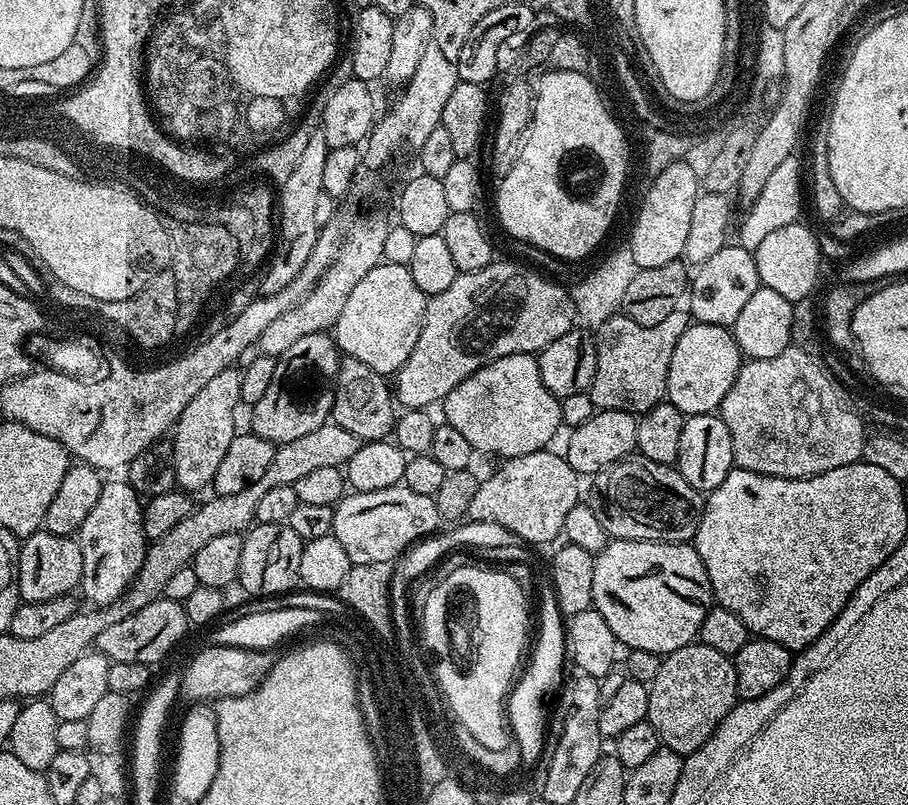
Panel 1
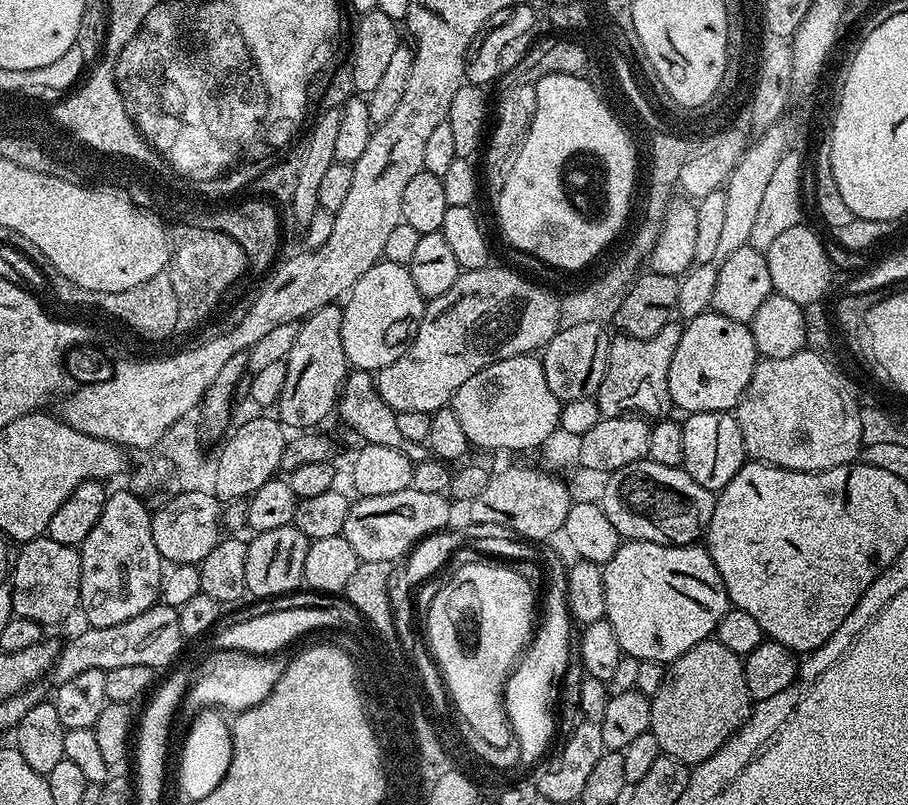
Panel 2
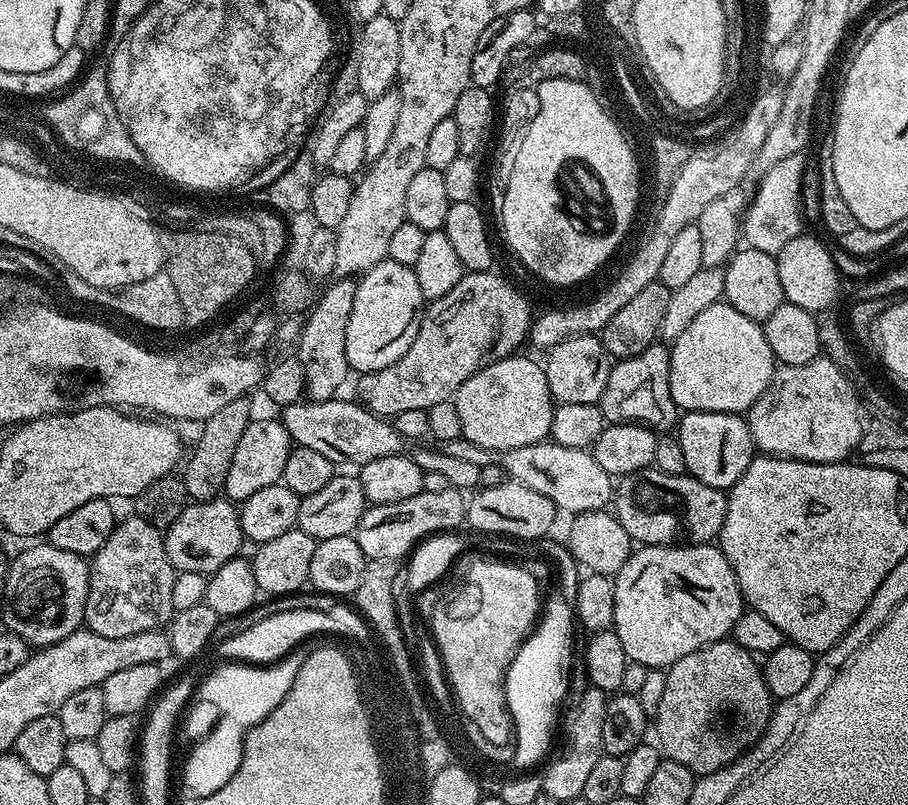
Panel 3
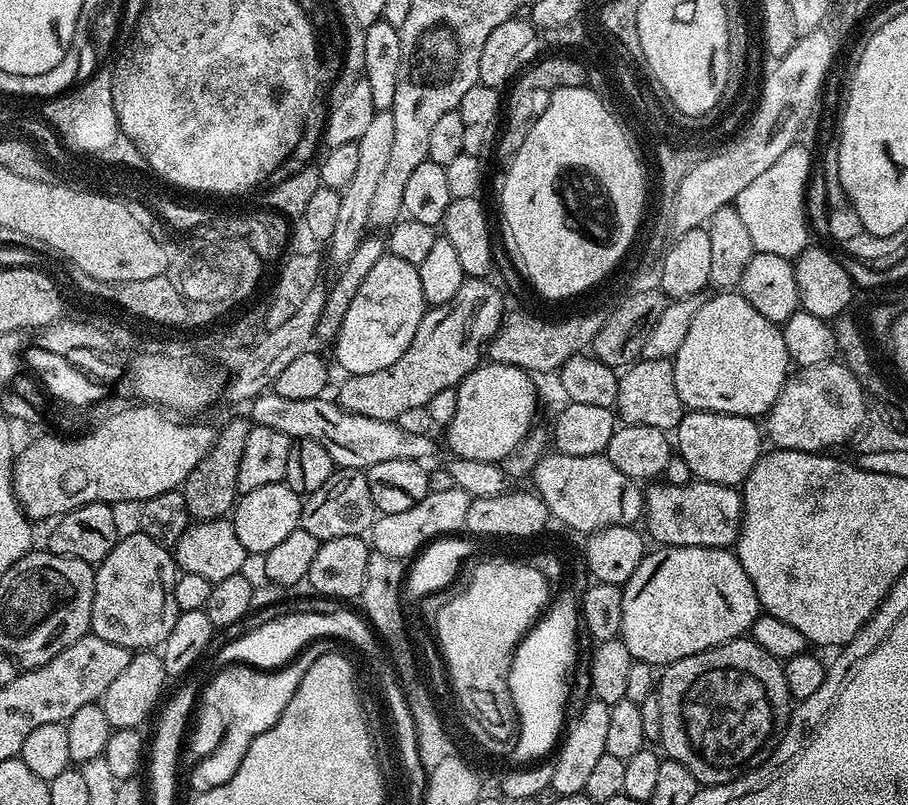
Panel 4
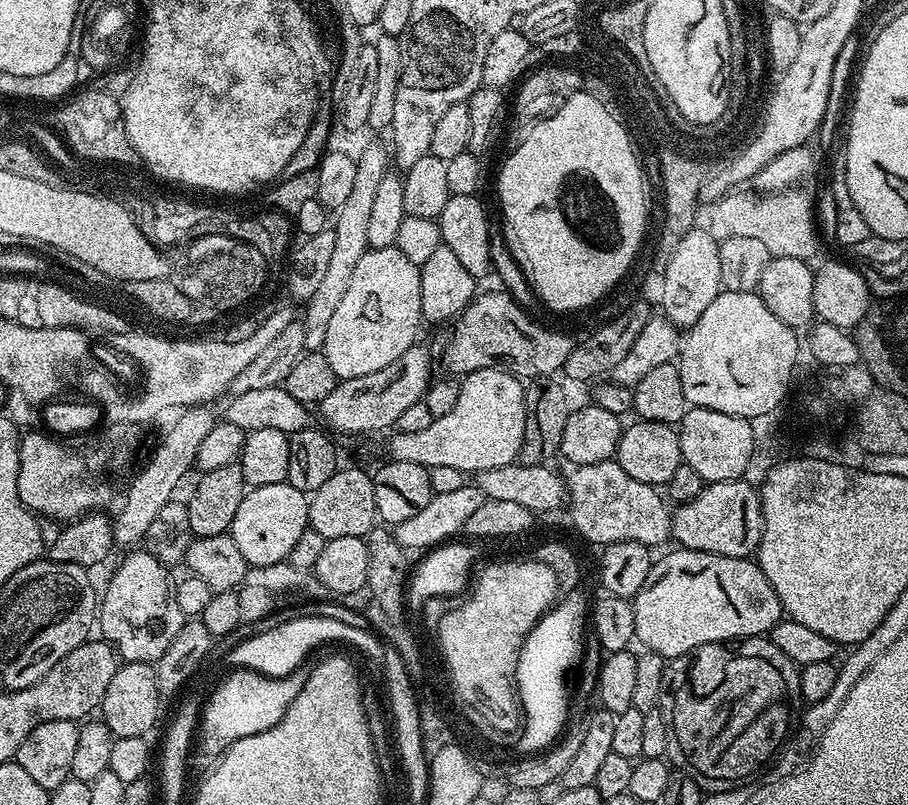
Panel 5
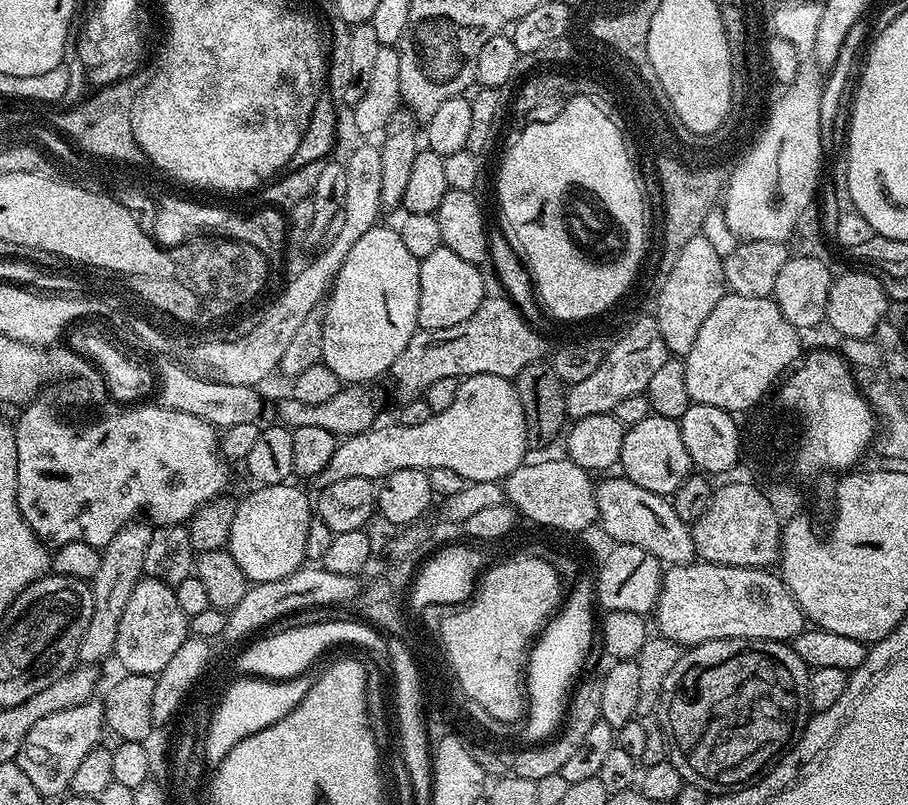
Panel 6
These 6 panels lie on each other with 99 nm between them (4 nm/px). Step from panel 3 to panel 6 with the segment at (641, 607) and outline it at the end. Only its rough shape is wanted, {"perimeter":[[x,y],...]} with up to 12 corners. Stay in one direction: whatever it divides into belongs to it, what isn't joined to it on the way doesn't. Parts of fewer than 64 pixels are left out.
{"perimeter":[[775,571],[661,575],[655,631],[681,646],[791,642],[803,610]]}

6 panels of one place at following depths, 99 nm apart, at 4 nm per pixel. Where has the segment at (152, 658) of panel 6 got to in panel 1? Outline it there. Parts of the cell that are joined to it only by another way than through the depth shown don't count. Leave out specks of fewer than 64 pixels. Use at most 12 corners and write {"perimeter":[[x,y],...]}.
{"perimeter":[[104,480],[78,533],[79,591],[105,608],[132,584],[148,539],[138,492]]}

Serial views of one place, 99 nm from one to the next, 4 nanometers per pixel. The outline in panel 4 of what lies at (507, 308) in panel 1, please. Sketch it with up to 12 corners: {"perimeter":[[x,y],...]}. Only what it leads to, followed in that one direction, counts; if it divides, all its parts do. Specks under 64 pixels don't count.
{"perimeter":[[465,279],[394,366],[345,375],[340,407],[396,421],[481,363],[505,293]]}

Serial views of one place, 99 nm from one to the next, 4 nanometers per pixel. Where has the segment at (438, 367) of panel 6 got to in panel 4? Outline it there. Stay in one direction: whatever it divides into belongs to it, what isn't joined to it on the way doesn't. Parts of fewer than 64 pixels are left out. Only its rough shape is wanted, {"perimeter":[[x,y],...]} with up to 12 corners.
{"perimeter":[[509,311],[486,345],[493,364],[555,373],[605,313],[543,320]]}

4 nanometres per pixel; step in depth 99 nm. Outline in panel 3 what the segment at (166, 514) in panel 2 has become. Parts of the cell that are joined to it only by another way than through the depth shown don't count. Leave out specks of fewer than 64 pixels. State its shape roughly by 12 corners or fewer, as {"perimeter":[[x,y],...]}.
{"perimeter":[[227,498],[185,503],[163,533],[176,572],[211,576],[246,544]]}

